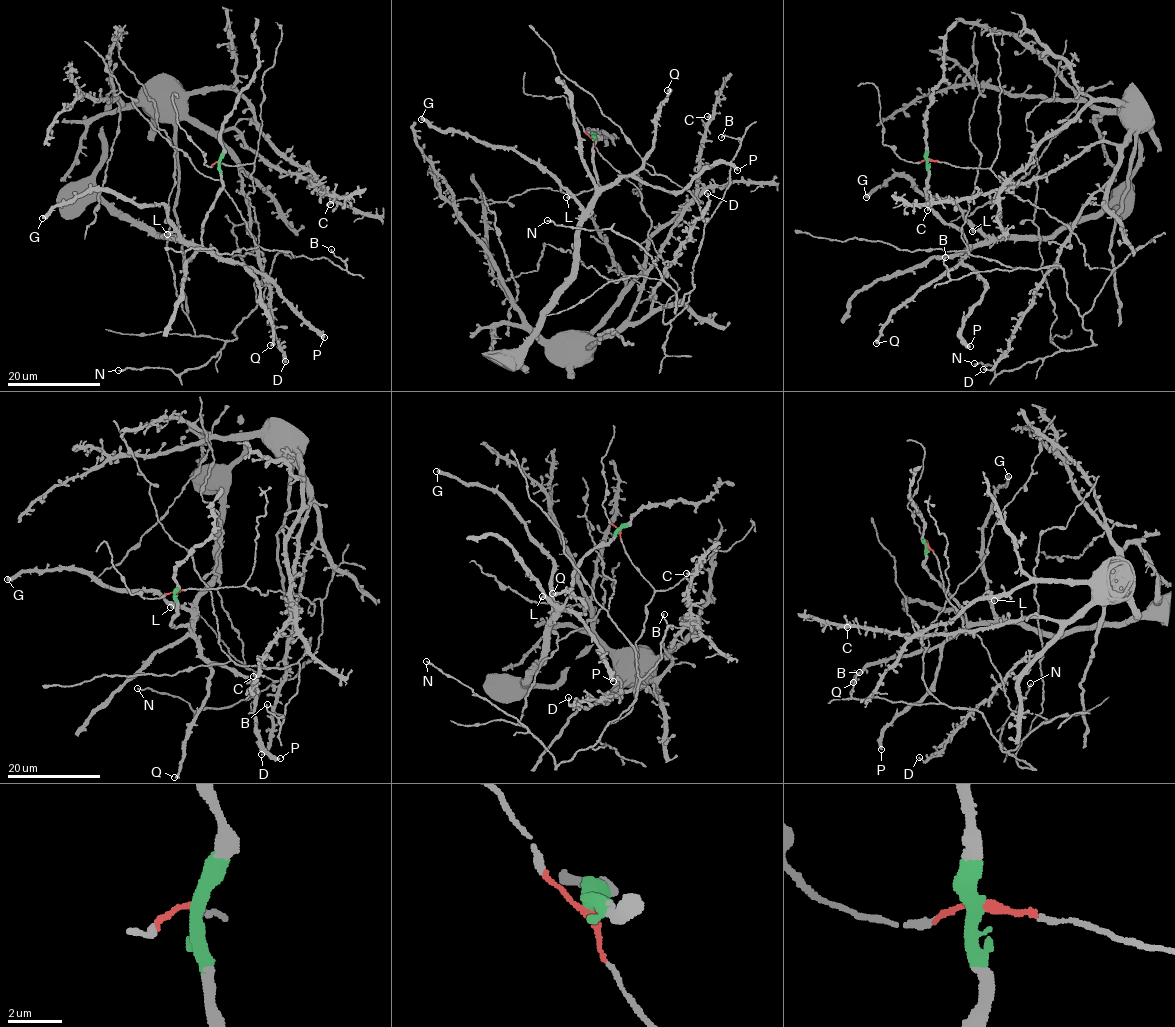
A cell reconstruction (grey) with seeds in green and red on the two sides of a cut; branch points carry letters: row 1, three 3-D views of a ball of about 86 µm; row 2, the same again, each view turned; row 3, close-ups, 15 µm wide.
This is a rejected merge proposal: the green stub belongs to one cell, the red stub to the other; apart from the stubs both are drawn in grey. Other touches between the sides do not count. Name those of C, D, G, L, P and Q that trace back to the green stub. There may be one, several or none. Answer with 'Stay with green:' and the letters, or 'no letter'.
Stay with green: G, L, P, Q

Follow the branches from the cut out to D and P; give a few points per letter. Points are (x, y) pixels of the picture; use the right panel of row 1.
D: (927, 160), (990, 170), (1016, 195), (1071, 231), (1010, 346), (990, 370), (983, 369)
P: (928, 160), (929, 205), (963, 234), (969, 249), (961, 260), (985, 287), (962, 327), (970, 346)

